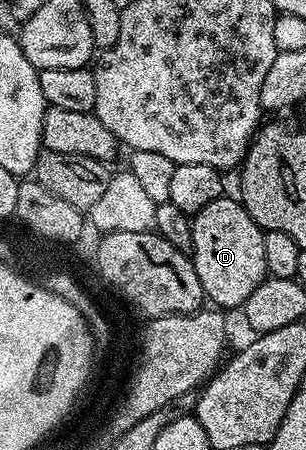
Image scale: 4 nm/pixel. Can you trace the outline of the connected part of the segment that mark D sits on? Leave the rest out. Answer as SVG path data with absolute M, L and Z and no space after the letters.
M238 201L212 202L205 210L192 215L193 220L193 265L197 268L199 284L203 284L206 299L213 298L217 308L236 306L241 308L245 298L259 288L267 276L261 260L260 226L253 225L249 213L241 208Z

